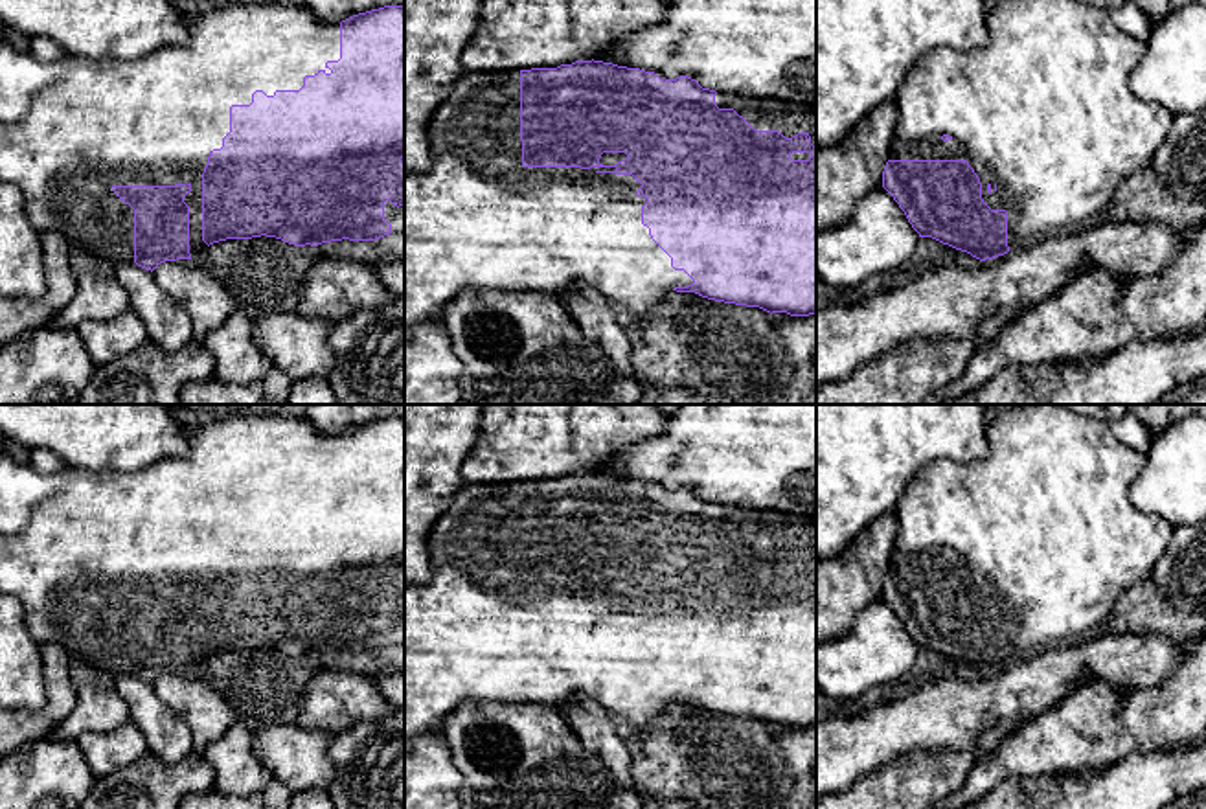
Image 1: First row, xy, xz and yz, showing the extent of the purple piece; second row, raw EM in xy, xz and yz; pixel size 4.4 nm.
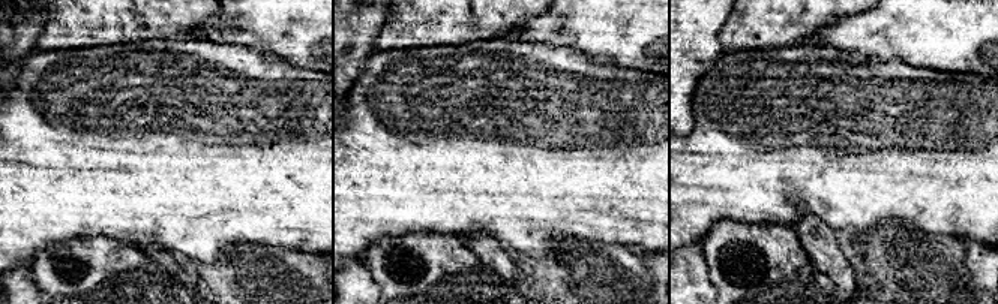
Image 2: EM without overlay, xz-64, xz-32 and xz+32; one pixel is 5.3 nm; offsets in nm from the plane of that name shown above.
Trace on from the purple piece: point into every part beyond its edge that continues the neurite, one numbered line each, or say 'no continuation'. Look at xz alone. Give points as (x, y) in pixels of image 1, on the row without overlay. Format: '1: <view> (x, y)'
1: xz (477, 629)

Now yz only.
1: yz (1045, 521)

